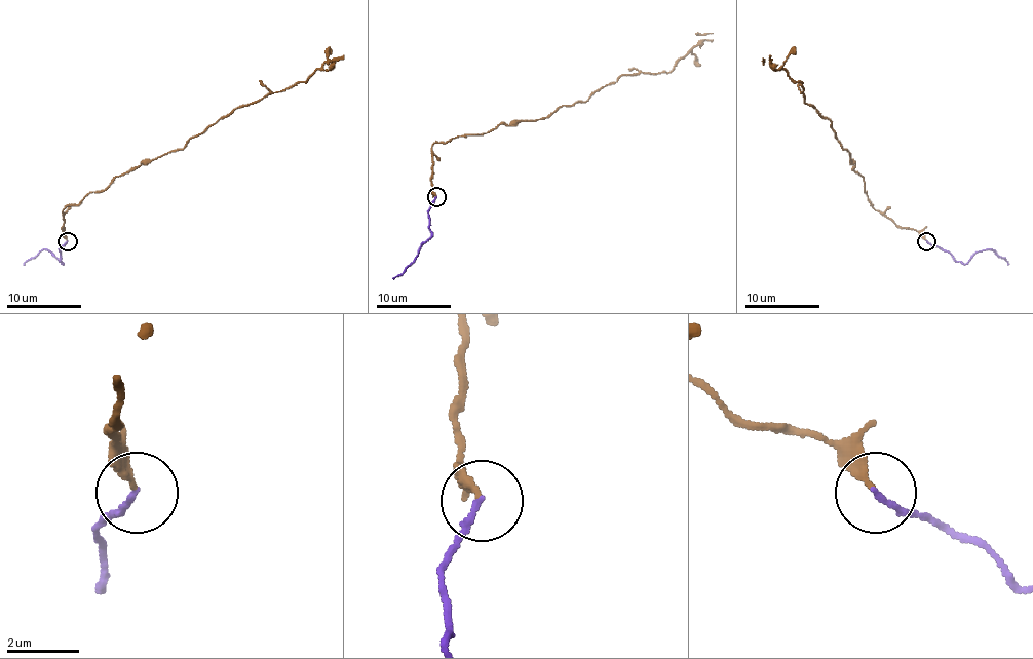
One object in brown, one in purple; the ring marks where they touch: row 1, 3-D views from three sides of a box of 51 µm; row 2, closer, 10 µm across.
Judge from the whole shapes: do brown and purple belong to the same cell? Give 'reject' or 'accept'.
accept

